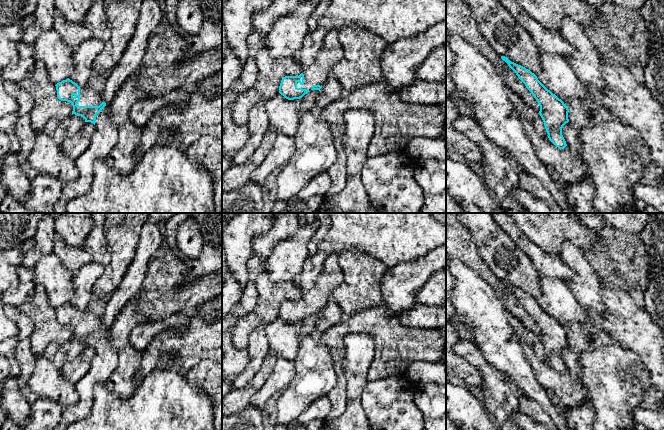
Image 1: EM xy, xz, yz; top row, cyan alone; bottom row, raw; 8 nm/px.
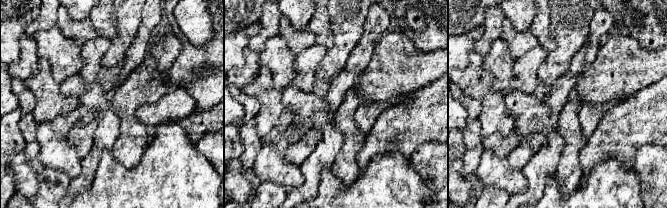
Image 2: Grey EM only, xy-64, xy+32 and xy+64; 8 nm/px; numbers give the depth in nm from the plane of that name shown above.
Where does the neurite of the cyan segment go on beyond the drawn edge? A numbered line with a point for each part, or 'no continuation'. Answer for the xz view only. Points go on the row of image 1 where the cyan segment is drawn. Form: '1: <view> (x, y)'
1: xz (331, 52)

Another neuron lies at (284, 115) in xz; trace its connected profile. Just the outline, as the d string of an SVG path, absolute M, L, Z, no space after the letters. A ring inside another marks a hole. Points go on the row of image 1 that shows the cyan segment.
M280 93L275 95L265 103L269 128L276 133L294 136L301 119L301 104L302 98L288 100Z

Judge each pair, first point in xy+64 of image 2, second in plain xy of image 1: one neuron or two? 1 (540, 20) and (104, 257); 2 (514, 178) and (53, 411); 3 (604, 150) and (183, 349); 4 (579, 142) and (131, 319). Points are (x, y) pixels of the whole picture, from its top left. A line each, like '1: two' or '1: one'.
1: one
2: two
3: one
4: one

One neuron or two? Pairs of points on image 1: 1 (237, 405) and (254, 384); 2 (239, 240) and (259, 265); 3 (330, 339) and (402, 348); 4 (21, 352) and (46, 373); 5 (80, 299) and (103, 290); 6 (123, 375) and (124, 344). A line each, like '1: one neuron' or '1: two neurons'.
1: one neuron
2: two neurons
3: one neuron
4: two neurons
5: two neurons
6: one neuron

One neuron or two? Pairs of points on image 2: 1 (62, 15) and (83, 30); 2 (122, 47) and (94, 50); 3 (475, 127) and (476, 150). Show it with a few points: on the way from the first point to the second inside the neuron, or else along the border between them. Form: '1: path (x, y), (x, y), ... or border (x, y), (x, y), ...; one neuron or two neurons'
1: path (67, 20), (78, 30); one neuron
2: border (112, 40), (101, 59), (101, 66); two neurons
3: path (475, 133), (475, 144); one neuron

